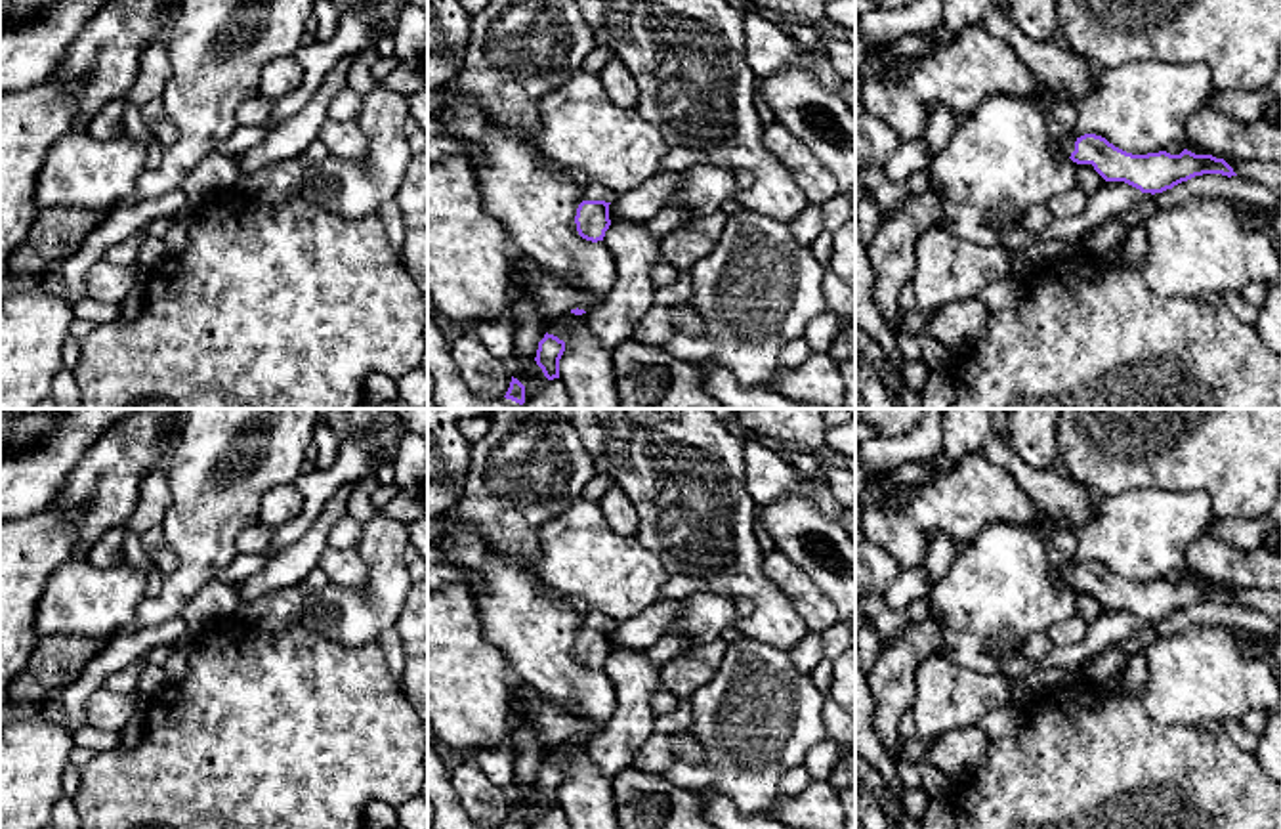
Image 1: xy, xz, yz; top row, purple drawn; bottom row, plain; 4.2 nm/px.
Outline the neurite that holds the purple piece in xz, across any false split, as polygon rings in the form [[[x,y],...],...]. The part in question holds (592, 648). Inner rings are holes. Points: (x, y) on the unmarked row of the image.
[[[590,609],[590,613],[582,621],[582,630],[578,632],[575,644],[577,659],[582,667],[592,670],[603,669],[605,659],[611,653],[611,628],[613,627],[603,613]]]

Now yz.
[[[1052,527],[1048,541],[1050,565],[1077,592],[1092,592],[1105,609],[1124,609],[1142,621],[1163,621],[1174,613],[1203,602],[1237,604],[1233,596],[1212,583],[1195,583],[1184,577],[1180,583],[1166,579],[1132,583],[1096,562],[1077,563],[1077,533]]]

